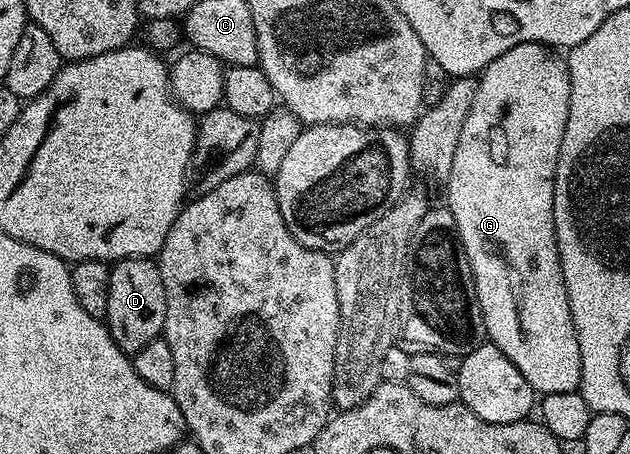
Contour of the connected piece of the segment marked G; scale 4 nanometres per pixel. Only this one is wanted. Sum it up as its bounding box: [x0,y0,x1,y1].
[445,42,581,395]

